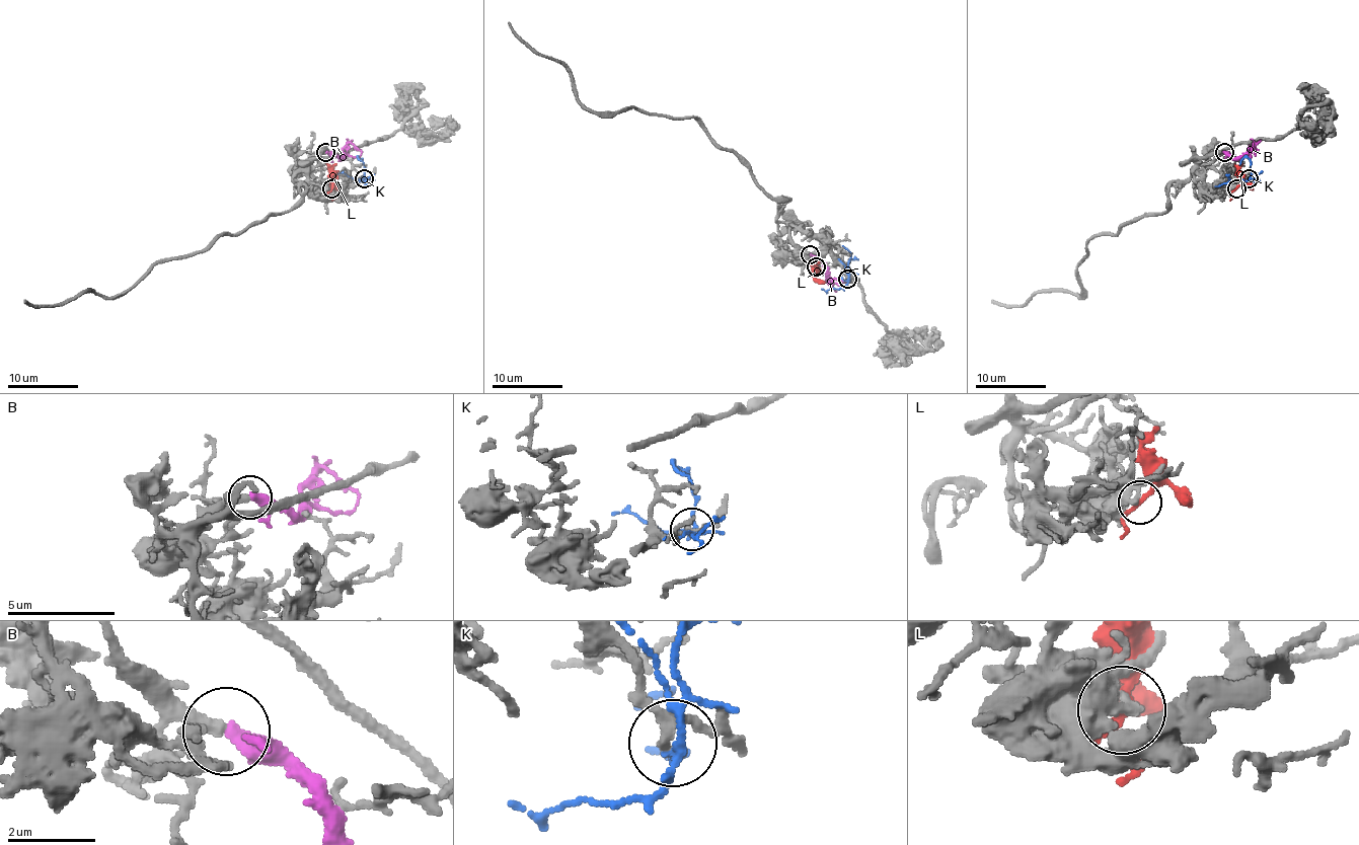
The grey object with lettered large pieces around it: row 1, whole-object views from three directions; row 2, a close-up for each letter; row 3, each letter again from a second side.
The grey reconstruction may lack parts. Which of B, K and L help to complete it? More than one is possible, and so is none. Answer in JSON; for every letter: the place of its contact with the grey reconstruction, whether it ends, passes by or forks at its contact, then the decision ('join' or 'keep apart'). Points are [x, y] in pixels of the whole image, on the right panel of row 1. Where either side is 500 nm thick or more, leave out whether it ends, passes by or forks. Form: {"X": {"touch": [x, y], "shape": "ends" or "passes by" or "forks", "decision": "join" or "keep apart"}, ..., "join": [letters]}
{"B": {"touch": [1224, 152], "shape": "ends", "decision": "join"}, "K": {"touch": [1249, 178], "shape": "forks", "decision": "keep apart"}, "L": {"touch": [1236, 188], "shape": "passes by", "decision": "keep apart"}, "join": ["B"]}

